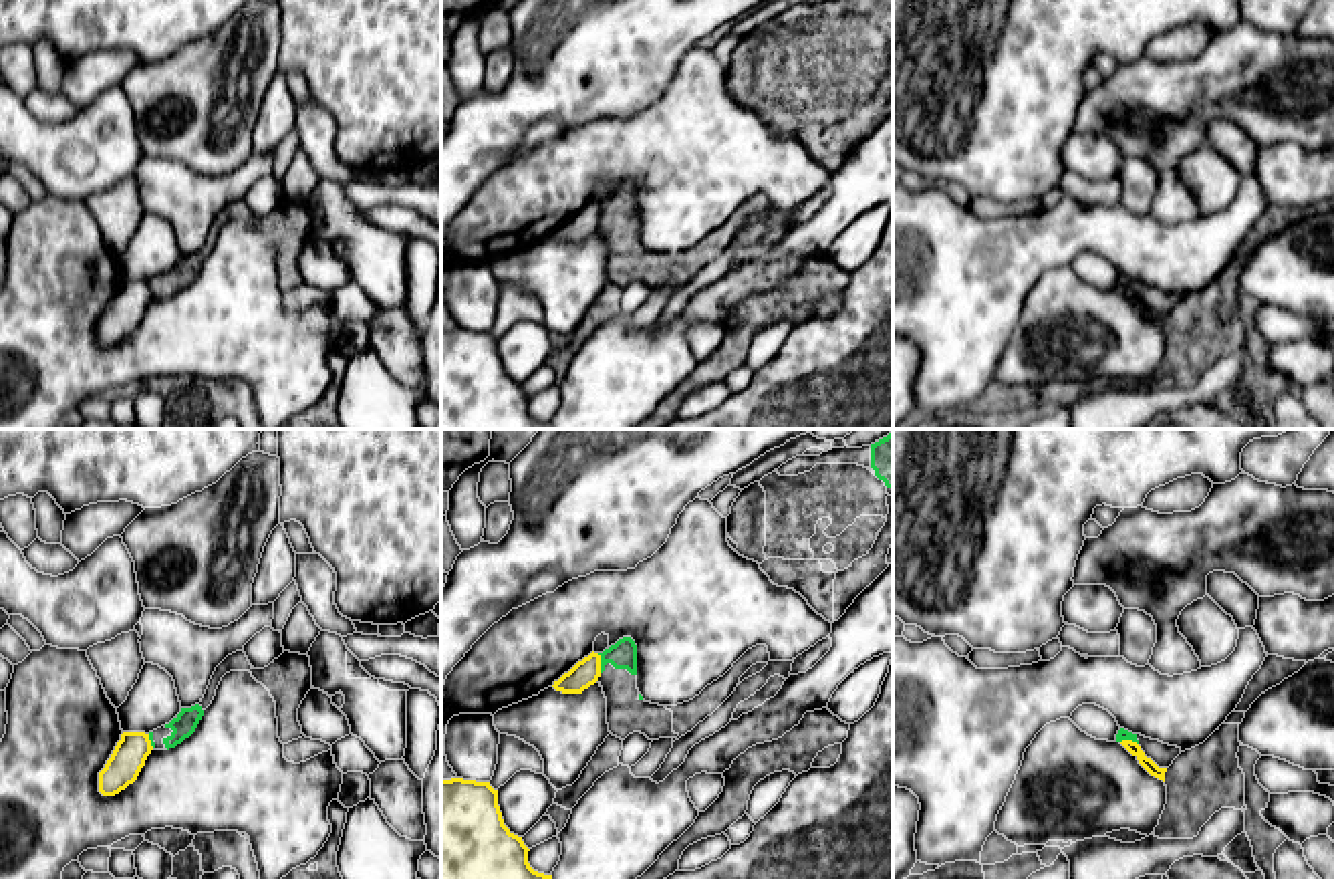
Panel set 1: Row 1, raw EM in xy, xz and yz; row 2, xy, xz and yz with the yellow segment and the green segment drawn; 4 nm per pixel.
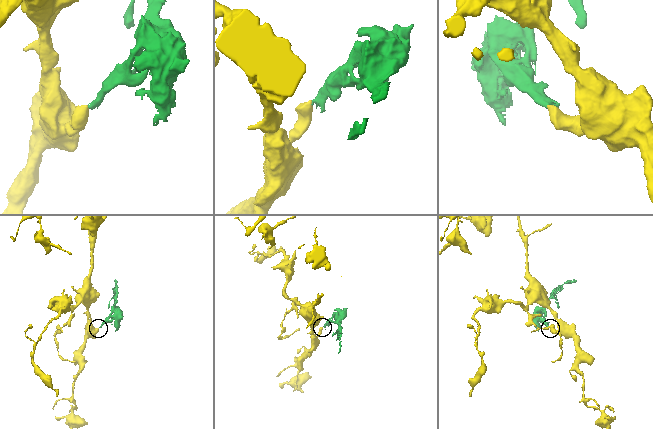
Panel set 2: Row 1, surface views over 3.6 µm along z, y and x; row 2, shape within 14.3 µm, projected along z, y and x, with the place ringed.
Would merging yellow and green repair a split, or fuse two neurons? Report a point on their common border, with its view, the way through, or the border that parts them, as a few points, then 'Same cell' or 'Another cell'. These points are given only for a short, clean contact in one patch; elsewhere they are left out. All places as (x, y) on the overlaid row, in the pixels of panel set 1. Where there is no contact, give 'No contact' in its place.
Touches yellow at xz (599, 664). Boundary: xz (597, 654), (601, 672). Another cell

